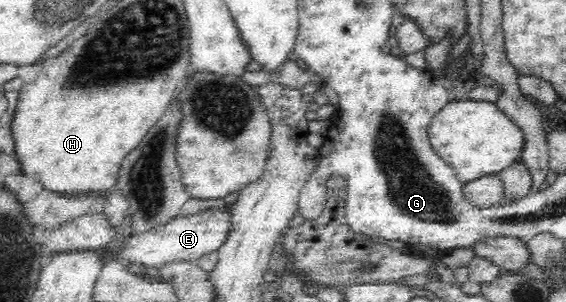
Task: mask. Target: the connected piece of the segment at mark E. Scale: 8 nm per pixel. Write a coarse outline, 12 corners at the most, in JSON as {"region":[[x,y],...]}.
{"region":[[208,208],[127,235],[116,258],[148,269],[196,262],[229,239],[232,210]]}

